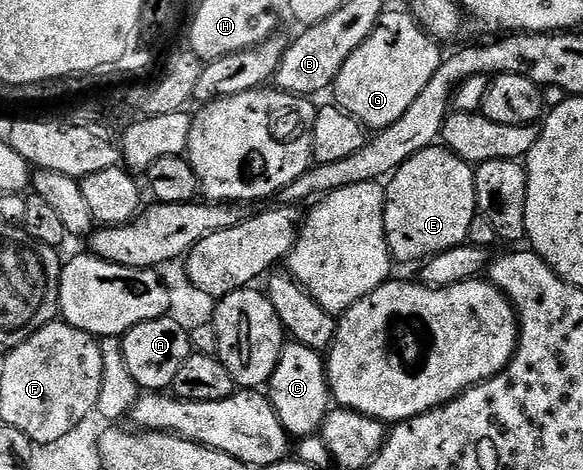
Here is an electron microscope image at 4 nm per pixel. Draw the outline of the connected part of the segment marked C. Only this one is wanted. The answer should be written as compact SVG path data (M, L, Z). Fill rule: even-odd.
M284 343L283 353L277 362L277 370L273 370L271 375L269 399L288 436L302 438L316 435L322 429L327 413L333 407L324 357L316 349L304 344Z

